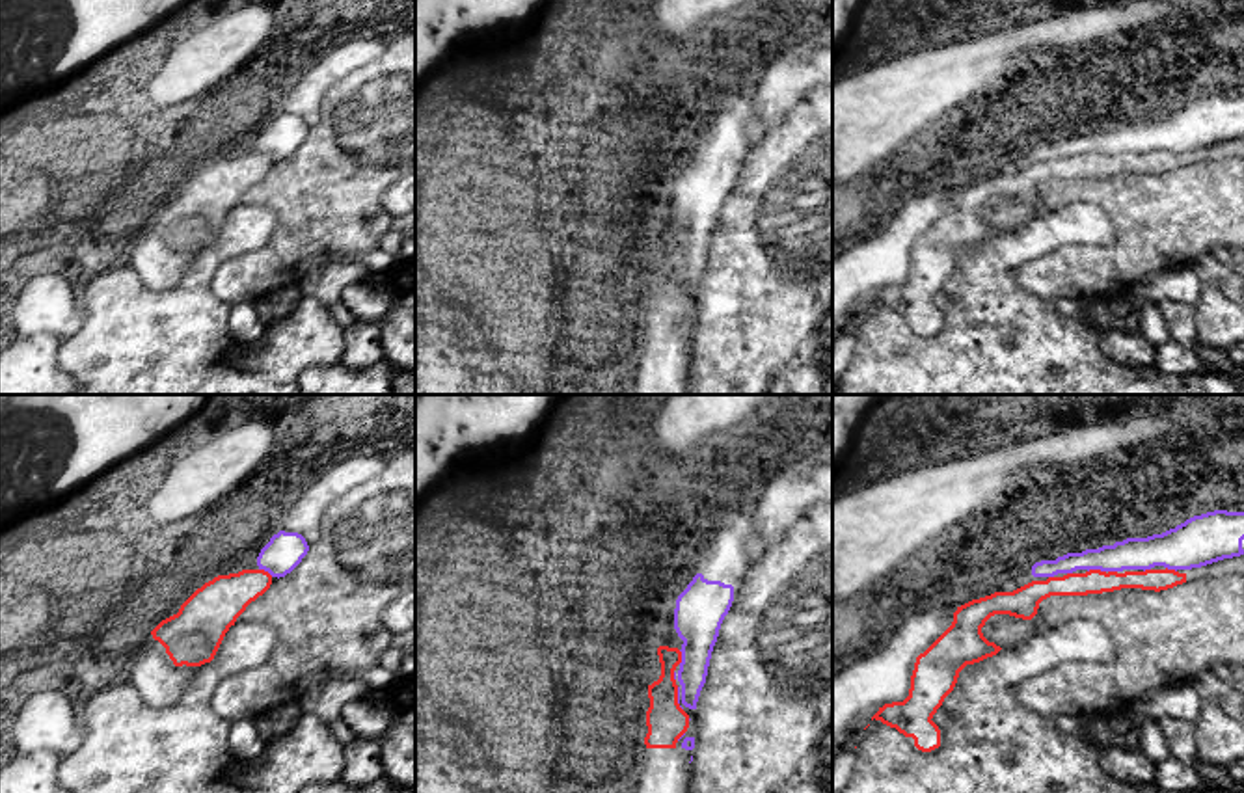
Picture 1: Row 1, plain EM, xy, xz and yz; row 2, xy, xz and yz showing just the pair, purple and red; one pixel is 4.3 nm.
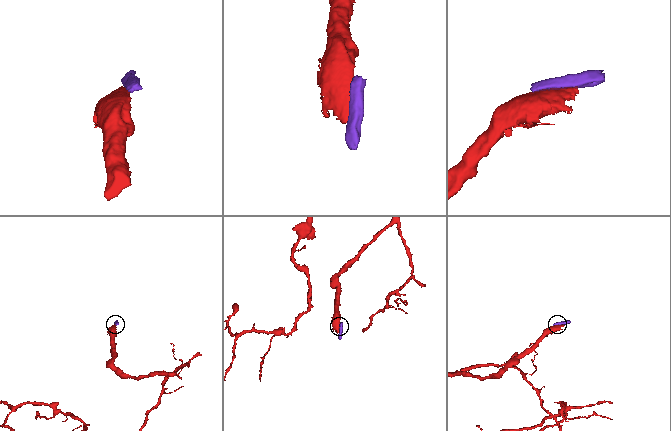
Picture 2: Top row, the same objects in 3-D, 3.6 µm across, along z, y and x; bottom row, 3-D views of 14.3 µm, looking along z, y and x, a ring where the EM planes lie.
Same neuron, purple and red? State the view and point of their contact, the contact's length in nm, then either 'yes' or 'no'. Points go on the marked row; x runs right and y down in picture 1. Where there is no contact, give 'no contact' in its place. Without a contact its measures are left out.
meets purple in yz at (1095, 568); contact 80 nm long; no

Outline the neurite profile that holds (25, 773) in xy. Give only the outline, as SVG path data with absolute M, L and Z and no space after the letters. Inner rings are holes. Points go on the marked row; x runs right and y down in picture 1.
M54 752L11 756L0 767L0 793L71 793L58 782L58 765Z

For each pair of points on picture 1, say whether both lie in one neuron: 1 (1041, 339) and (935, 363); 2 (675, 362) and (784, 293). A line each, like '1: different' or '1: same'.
1: same
2: different

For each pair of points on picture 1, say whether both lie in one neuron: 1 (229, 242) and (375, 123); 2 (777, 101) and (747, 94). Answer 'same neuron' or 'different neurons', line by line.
1: different neurons
2: different neurons

